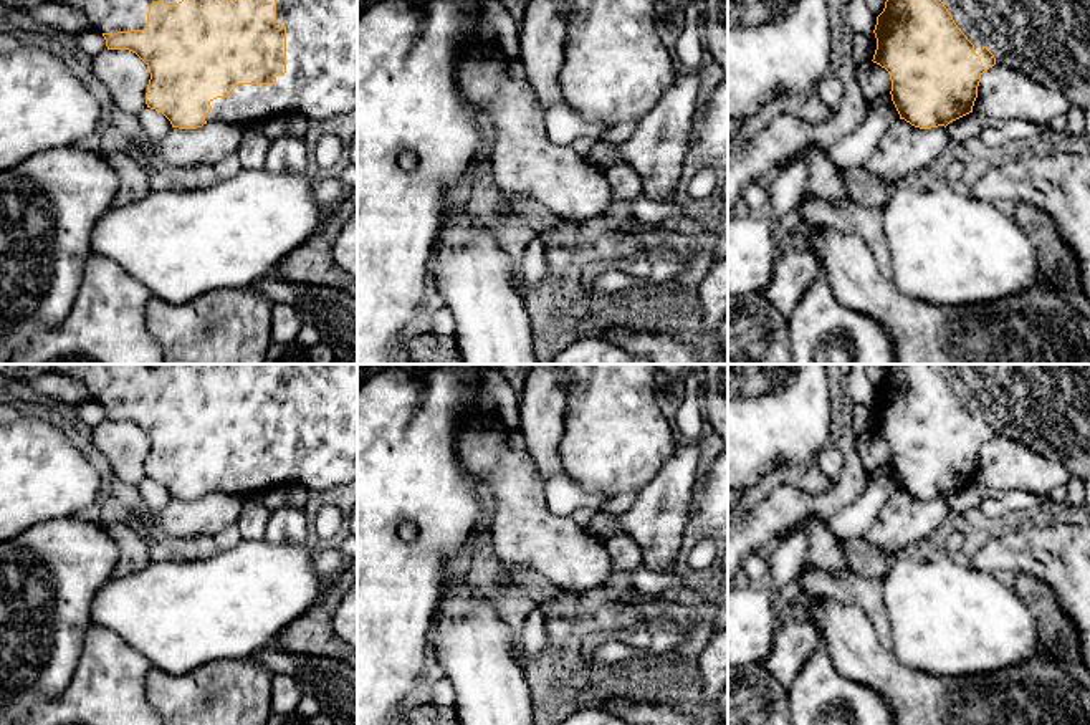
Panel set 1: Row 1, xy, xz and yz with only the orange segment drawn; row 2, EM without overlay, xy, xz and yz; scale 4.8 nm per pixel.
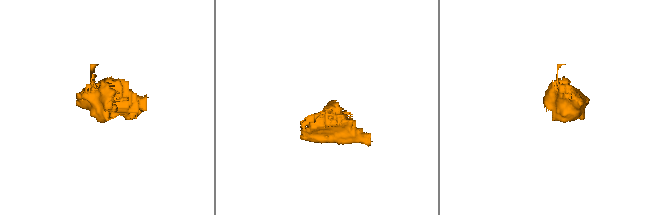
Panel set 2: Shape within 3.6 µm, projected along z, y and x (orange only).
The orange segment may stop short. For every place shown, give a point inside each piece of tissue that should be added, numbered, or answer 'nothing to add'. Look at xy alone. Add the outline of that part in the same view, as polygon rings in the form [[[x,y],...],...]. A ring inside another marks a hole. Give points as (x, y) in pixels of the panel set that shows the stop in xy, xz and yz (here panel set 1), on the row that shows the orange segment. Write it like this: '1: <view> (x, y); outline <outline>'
1: xy (321, 35); outline [[[276,0],[276,22],[286,26],[286,73],[275,84],[238,84],[232,96],[210,101],[207,122],[245,127],[289,113],[323,122],[357,109],[357,0]]]

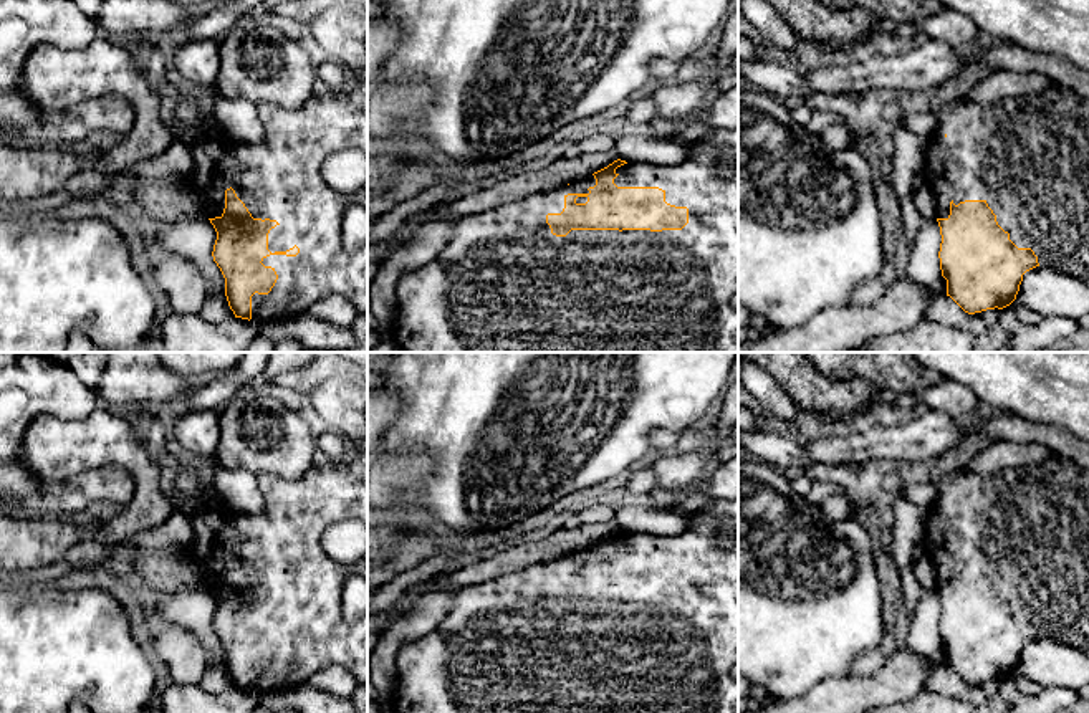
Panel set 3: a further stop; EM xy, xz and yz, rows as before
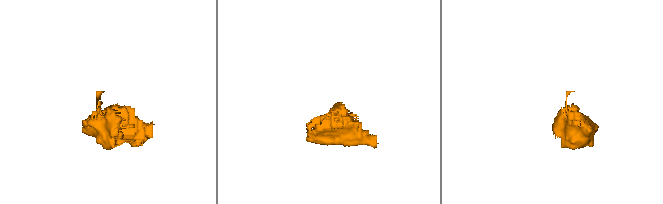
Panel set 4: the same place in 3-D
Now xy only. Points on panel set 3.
1: xy (280, 177); outline [[[367,71],[349,76],[348,86],[341,93],[329,91],[326,96],[313,96],[298,109],[285,109],[271,103],[257,104],[265,139],[258,144],[243,144],[230,139],[222,129],[207,129],[205,117],[209,106],[195,93],[185,91],[182,103],[175,109],[174,137],[184,142],[194,159],[194,170],[189,185],[209,203],[209,218],[222,217],[225,208],[225,190],[233,189],[253,218],[276,220],[278,225],[268,233],[270,256],[263,258],[265,266],[271,266],[278,280],[268,294],[252,296],[252,321],[276,321],[305,314],[314,303],[339,294],[344,296],[359,314],[367,313],[367,242],[356,251],[348,251],[343,245],[341,222],[344,210],[351,203],[367,210],[367,182],[354,194],[343,194],[331,189],[321,175],[324,160],[338,151],[356,147],[367,157]]]

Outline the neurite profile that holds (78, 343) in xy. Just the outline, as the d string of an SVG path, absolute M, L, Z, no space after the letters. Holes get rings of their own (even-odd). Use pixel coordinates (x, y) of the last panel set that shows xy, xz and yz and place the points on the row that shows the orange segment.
M74 331L68 339L65 352L108 352L96 347L83 333Z

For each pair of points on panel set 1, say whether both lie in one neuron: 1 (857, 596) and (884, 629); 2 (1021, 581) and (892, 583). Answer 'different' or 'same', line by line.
1: same
2: different

